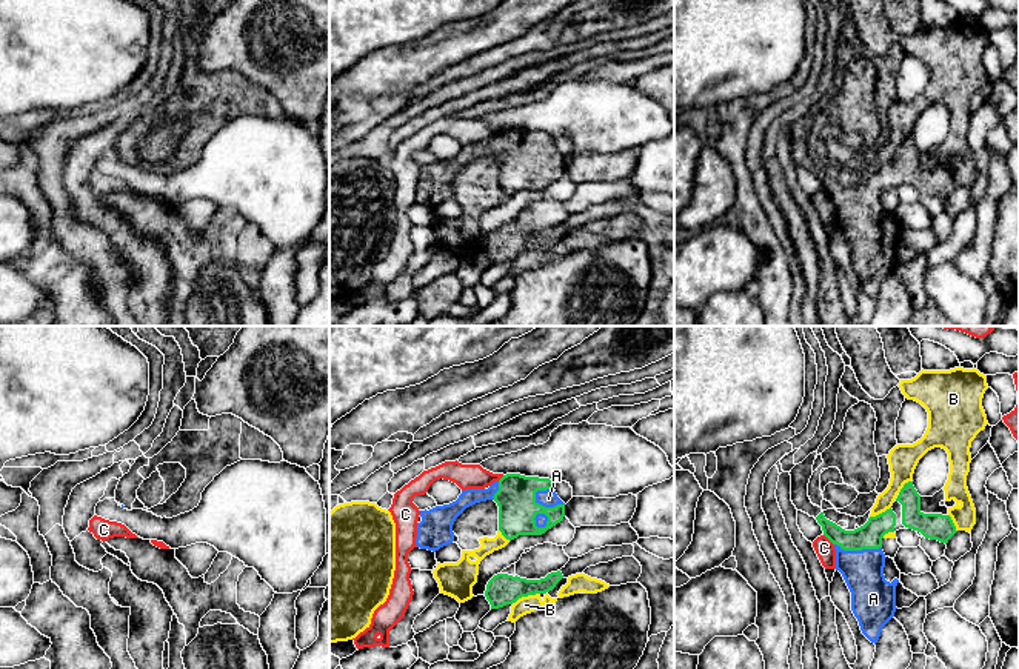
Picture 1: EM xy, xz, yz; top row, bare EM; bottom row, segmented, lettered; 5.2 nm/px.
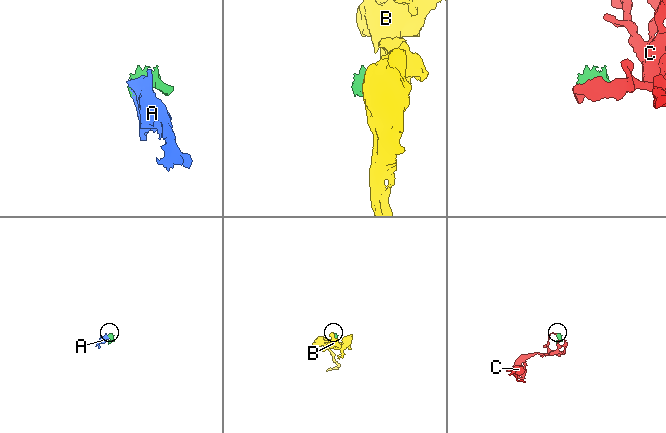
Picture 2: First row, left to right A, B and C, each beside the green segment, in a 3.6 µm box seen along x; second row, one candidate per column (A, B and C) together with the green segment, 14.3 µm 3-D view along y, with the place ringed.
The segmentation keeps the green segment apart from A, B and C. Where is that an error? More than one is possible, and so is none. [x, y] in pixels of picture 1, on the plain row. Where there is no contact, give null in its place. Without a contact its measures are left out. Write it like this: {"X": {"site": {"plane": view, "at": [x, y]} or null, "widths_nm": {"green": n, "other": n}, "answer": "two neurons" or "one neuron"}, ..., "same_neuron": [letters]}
{"A": {"site": {"plane": "xz", "at": [547, 163]}, "widths_nm": {"green": 200, "other": 90}, "answer": "one neuron"}, "B": {"site": {"plane": "xz", "at": [525, 251]}, "widths_nm": {"green": 170, "other": 90}, "answer": "two neurons"}, "C": {"site": {"plane": "yz", "at": [828, 194]}, "widths_nm": {"green": 130, "other": 100}, "answer": "two neurons"}, "same_neuron": ["A"]}

